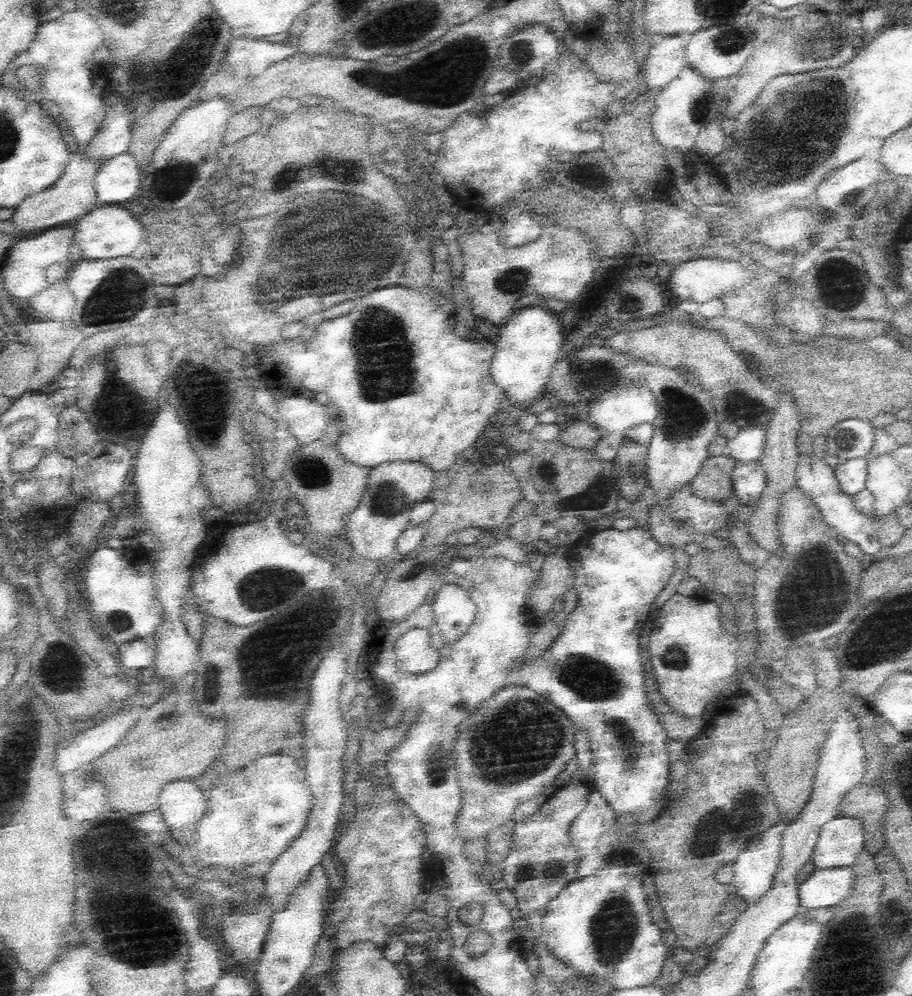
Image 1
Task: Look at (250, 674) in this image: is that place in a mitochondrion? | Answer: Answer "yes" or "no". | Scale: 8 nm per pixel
yes

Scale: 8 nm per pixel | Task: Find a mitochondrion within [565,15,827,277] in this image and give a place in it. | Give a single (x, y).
(728, 39)

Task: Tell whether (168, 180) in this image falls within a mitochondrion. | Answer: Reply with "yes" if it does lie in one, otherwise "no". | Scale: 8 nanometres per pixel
yes

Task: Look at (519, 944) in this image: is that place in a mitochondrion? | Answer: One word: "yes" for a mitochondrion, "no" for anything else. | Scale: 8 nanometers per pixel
no

